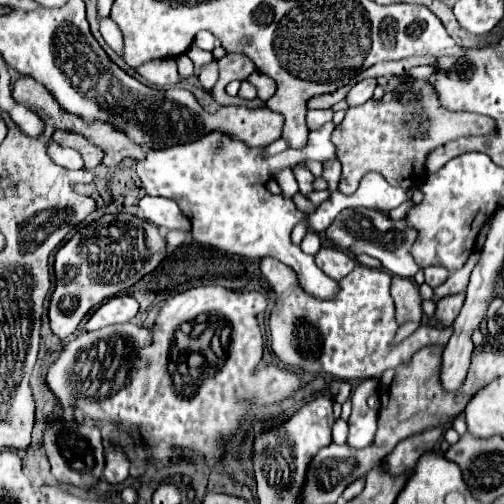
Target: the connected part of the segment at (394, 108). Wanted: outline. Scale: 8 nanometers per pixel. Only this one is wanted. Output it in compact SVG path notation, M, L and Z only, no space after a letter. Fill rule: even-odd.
M401 74L391 78L385 86L381 100L369 100L361 106L349 108L343 122L335 126L331 142L335 144L335 156L343 164L343 176L339 190L351 194L357 190L359 180L367 172L381 172L391 186L405 190L419 188L425 180L427 156L447 142L463 136L491 136L497 132L495 120L471 112L451 112L439 104L439 98L429 82L419 84L415 78Z

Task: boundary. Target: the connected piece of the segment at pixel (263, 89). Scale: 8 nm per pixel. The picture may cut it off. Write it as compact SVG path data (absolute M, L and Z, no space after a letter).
M255 70L253 74L249 74L247 82L257 88L257 96L259 98L271 98L275 94L275 80L269 78L267 74L261 74L261 72Z

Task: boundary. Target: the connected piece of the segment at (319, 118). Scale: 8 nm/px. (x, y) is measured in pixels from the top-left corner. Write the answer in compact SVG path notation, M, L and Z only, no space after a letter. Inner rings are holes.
M309 110L307 112L307 126L309 126L309 130L315 130L323 122L329 122L331 116L333 116L333 110Z

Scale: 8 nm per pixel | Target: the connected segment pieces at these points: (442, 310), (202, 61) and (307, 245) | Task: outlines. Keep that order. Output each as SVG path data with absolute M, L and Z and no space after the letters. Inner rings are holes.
M463 292L439 300L437 302L437 310L435 310L435 320L437 322L447 322L447 326L451 326L455 322L455 318L459 316L459 310L463 306L463 300L465 300L465 294Z
M191 46L191 48L187 50L187 56L195 62L195 68L203 68L205 64L213 62L213 52L201 50L201 48L197 48L197 46Z
M309 230L309 232L305 234L303 242L301 242L301 250L303 250L305 254L317 254L319 248L321 248L321 240L319 240L319 236L317 236L313 230Z

